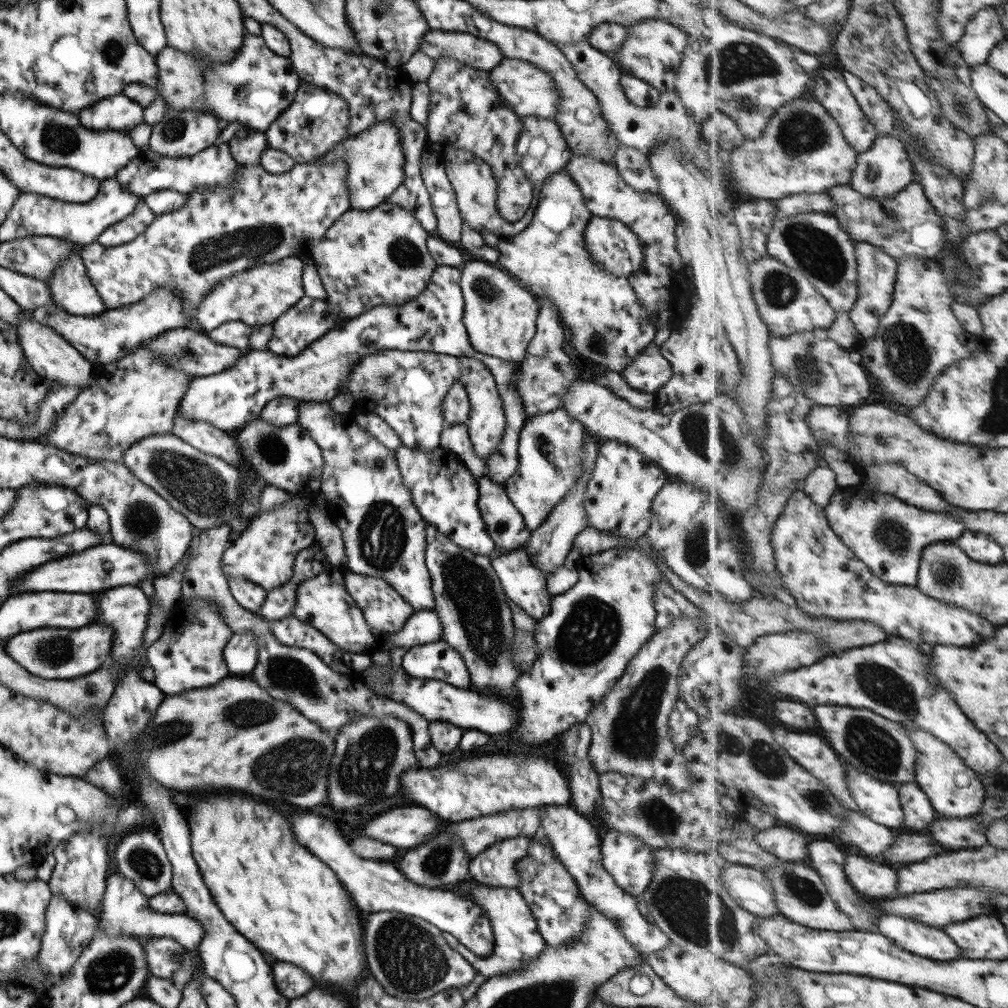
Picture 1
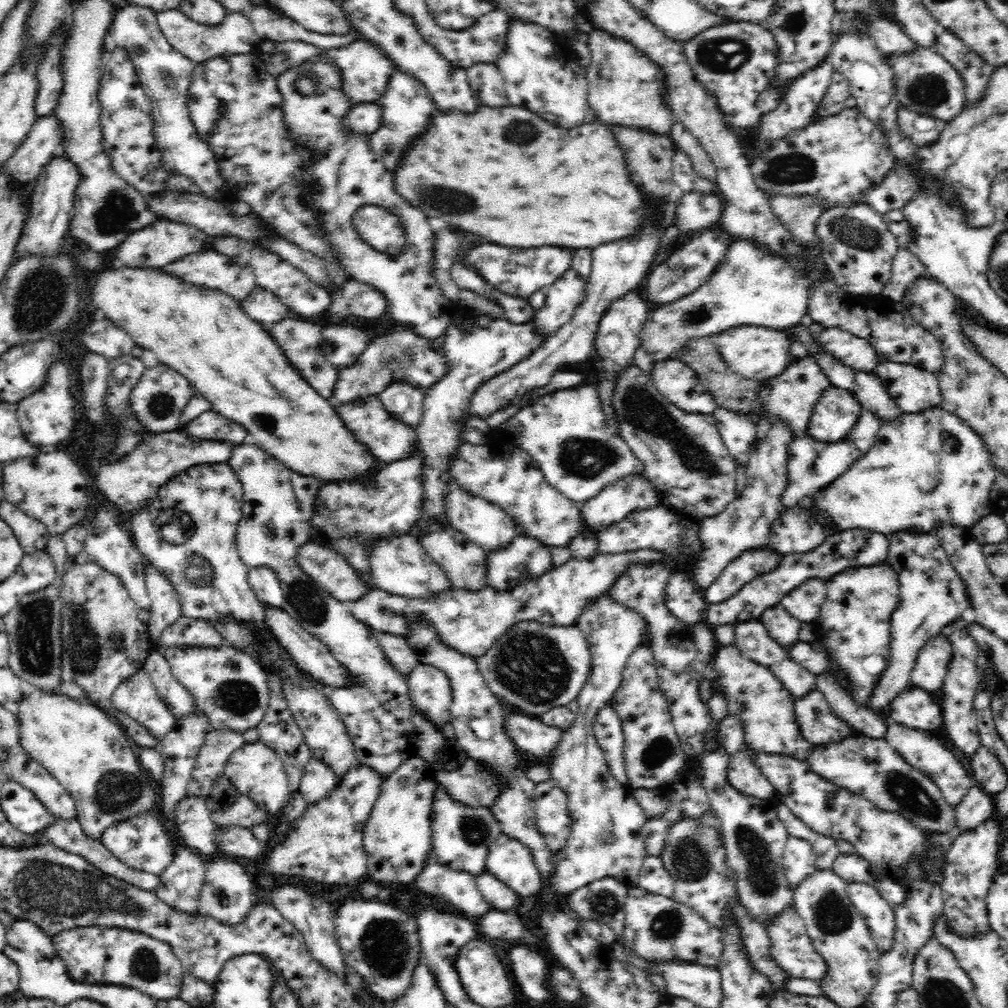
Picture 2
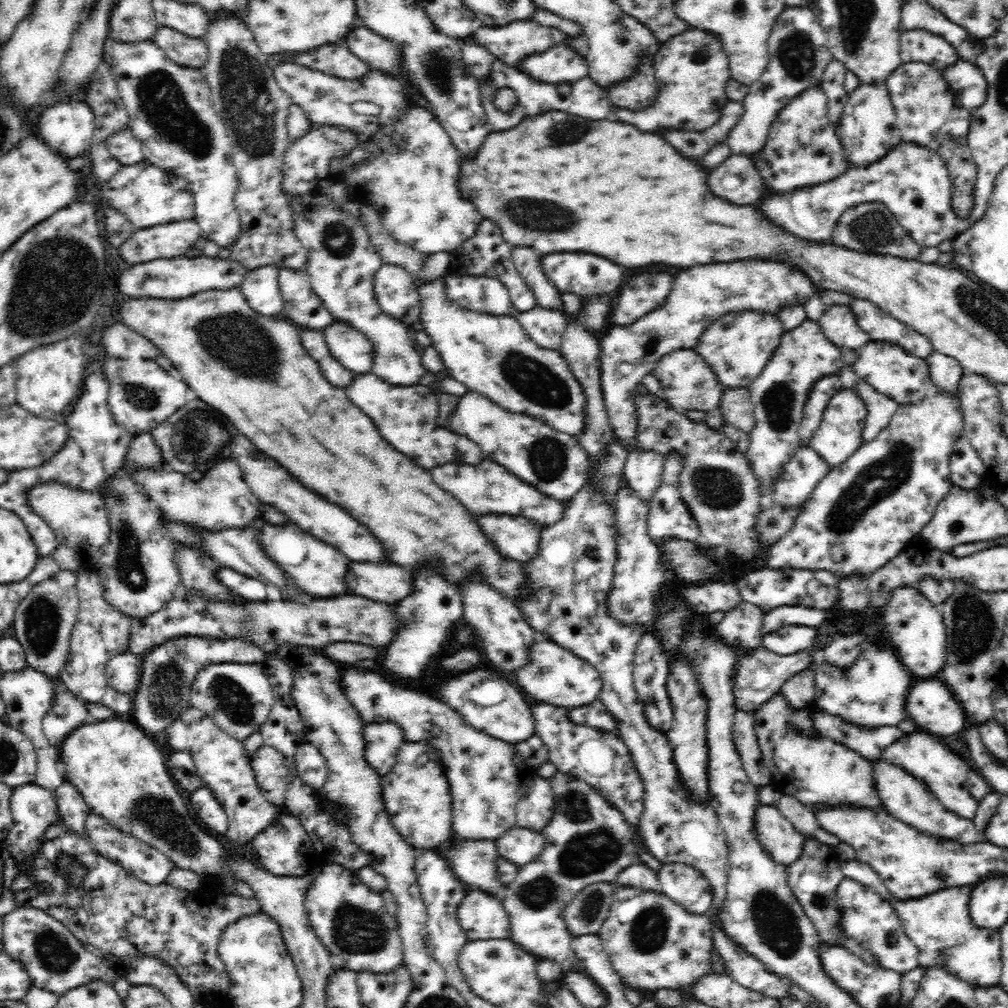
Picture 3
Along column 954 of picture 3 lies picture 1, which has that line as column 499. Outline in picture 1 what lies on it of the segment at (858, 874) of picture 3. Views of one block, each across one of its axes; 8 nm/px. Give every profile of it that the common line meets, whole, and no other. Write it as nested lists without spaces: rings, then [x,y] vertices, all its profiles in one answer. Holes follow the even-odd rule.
[[[454,884],[448,887],[454,891],[454,894],[462,894],[466,898],[476,902],[484,914],[488,916],[490,926],[493,930],[493,938],[495,945],[490,956],[480,957],[474,954],[469,948],[451,936],[449,933],[442,932],[444,940],[450,947],[461,954],[461,956],[480,974],[487,978],[498,977],[501,975],[510,975],[512,971],[522,971],[526,965],[530,965],[532,961],[536,961],[540,954],[547,947],[546,941],[542,939],[542,935],[538,933],[536,918],[532,915],[530,907],[526,900],[520,895],[518,889],[506,887],[489,887],[488,885],[474,884]]]

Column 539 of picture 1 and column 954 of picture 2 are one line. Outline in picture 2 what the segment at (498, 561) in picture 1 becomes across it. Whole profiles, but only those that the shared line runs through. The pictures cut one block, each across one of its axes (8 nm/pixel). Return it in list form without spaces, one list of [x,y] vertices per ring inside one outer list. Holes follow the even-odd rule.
[[[898,531],[887,538],[888,558],[885,563],[897,573],[899,580],[899,601],[891,614],[890,656],[887,666],[876,682],[870,698],[870,710],[890,724],[890,704],[911,685],[911,672],[917,652],[938,633],[944,631],[950,622],[972,607],[964,581],[949,562],[944,548],[933,532],[910,533]]]

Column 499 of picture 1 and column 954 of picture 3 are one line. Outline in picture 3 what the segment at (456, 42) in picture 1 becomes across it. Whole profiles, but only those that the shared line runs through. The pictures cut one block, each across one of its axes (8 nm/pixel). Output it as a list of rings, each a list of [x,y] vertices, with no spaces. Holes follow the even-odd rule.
[[[901,30],[901,62],[925,62],[935,68],[946,70],[954,62],[960,62],[958,51],[945,38],[927,30]]]

